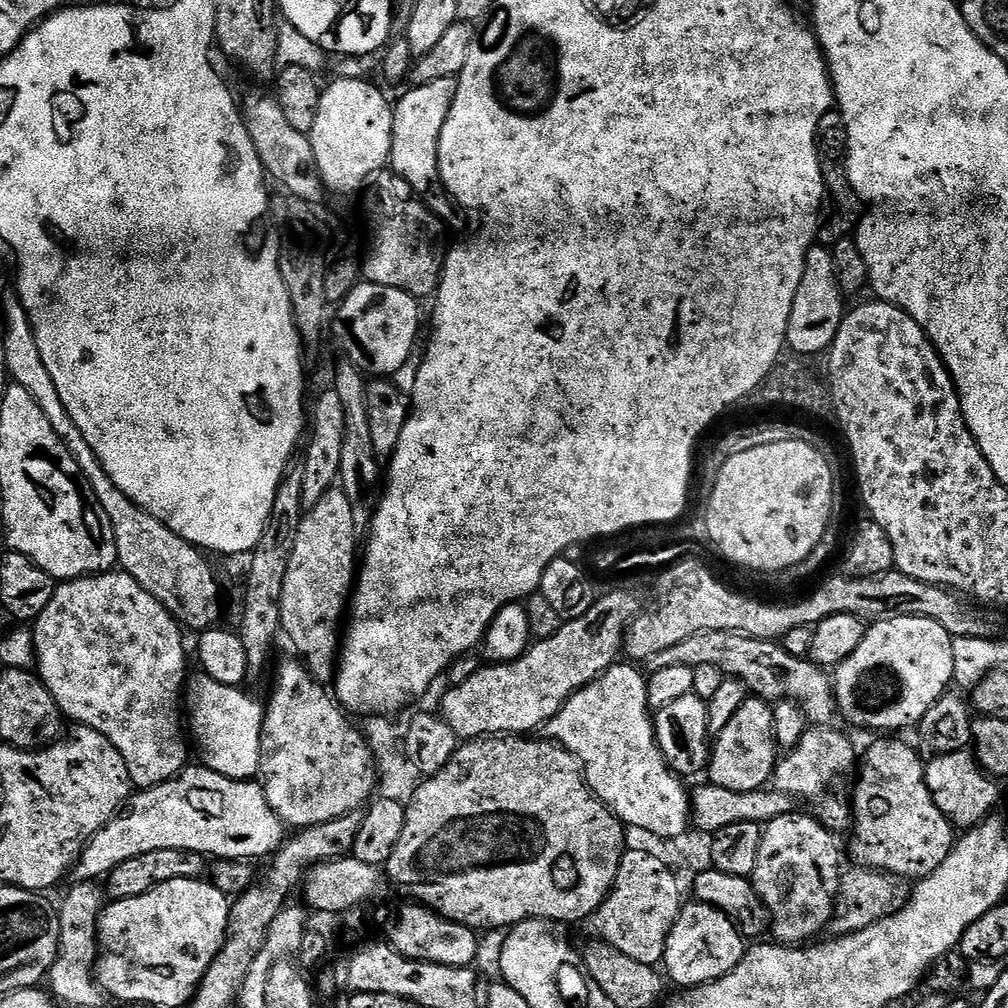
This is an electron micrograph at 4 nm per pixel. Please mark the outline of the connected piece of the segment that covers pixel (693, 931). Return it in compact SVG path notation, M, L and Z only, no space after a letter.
M685 903L681 907L680 916L668 935L662 961L667 979L671 983L673 980L674 983L681 984L679 987L684 990L721 980L726 974L730 974L730 970L734 970L734 966L738 966L746 951L745 937L740 935L735 920L709 904L691 903Z

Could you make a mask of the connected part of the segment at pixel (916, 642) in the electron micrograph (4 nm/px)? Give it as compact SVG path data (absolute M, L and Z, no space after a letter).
M890 616L887 620L875 621L865 631L858 650L854 650L854 654L850 654L850 658L846 658L842 663L837 664L834 669L832 689L836 691L836 702L843 719L845 716L850 723L857 724L860 728L908 728L911 724L912 727L919 725L921 718L926 714L926 710L930 710L930 706L934 706L938 702L938 698L945 696L953 683L954 650L952 649L952 637L945 628L938 626L938 622L934 622L925 616Z

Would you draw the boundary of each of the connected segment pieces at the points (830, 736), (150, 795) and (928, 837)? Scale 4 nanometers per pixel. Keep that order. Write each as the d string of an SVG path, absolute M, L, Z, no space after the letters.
M812 726L804 733L796 747L779 761L774 773L774 788L787 796L813 796L819 798L829 791L832 780L839 778L843 772L853 771L858 760L858 748L851 744L836 726Z
M203 766L192 767L185 767L183 772L164 784L137 791L128 801L126 810L117 814L109 824L102 826L102 830L98 830L98 834L94 834L84 845L80 858L74 865L75 879L80 882L99 881L107 877L114 866L122 866L122 862L138 858L138 854L150 854L150 850L190 850L205 858L245 862L257 862L263 856L271 857L279 850L286 839L286 826L278 818L278 814L270 810L264 789L255 779L235 780Z
M876 740L865 752L863 749L858 764L860 777L856 780L856 789L850 795L852 856L859 867L873 868L875 872L889 872L891 876L902 876L909 881L919 882L934 874L934 870L938 870L938 866L942 866L942 862L946 862L952 853L952 845L958 836L946 814L938 810L932 791L926 786L925 767L925 761L920 761L919 754L904 740Z

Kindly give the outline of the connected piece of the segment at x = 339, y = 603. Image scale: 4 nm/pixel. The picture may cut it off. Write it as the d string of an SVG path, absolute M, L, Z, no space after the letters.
M338 486L332 488L317 505L305 511L299 522L279 594L281 633L286 634L308 672L323 684L331 683L335 677L340 645L338 622L345 615L358 564L356 535L350 500Z

